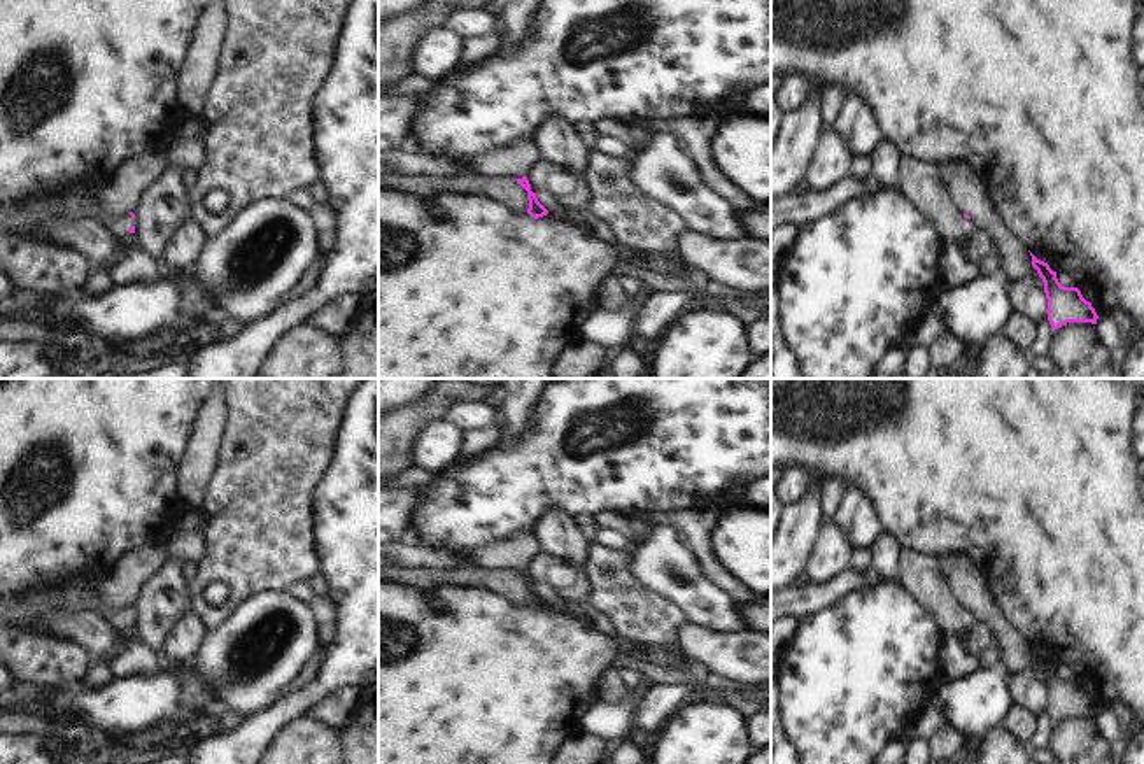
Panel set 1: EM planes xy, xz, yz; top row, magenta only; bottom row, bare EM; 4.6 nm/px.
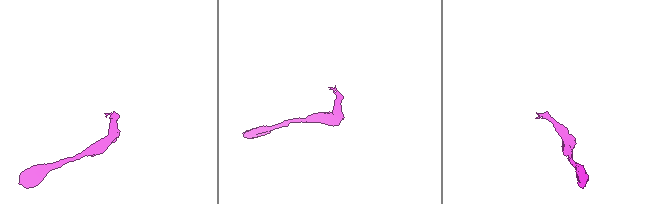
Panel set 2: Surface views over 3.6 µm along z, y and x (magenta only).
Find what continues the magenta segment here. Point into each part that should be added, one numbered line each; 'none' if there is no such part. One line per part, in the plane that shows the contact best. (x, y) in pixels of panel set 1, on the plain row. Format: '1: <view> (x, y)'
1: xz (514, 552).

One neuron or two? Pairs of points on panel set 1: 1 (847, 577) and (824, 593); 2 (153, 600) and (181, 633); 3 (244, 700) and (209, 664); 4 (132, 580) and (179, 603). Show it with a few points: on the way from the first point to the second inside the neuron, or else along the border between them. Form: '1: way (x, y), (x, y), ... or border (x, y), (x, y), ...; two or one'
1: way (841, 582), (829, 591); one
2: border (190, 608), (163, 638), (163, 650), (183, 664); two
3: way (284, 656), (302, 633), (288, 607), (247, 624); one
4: border (167, 558), (142, 584), (132, 603); two

